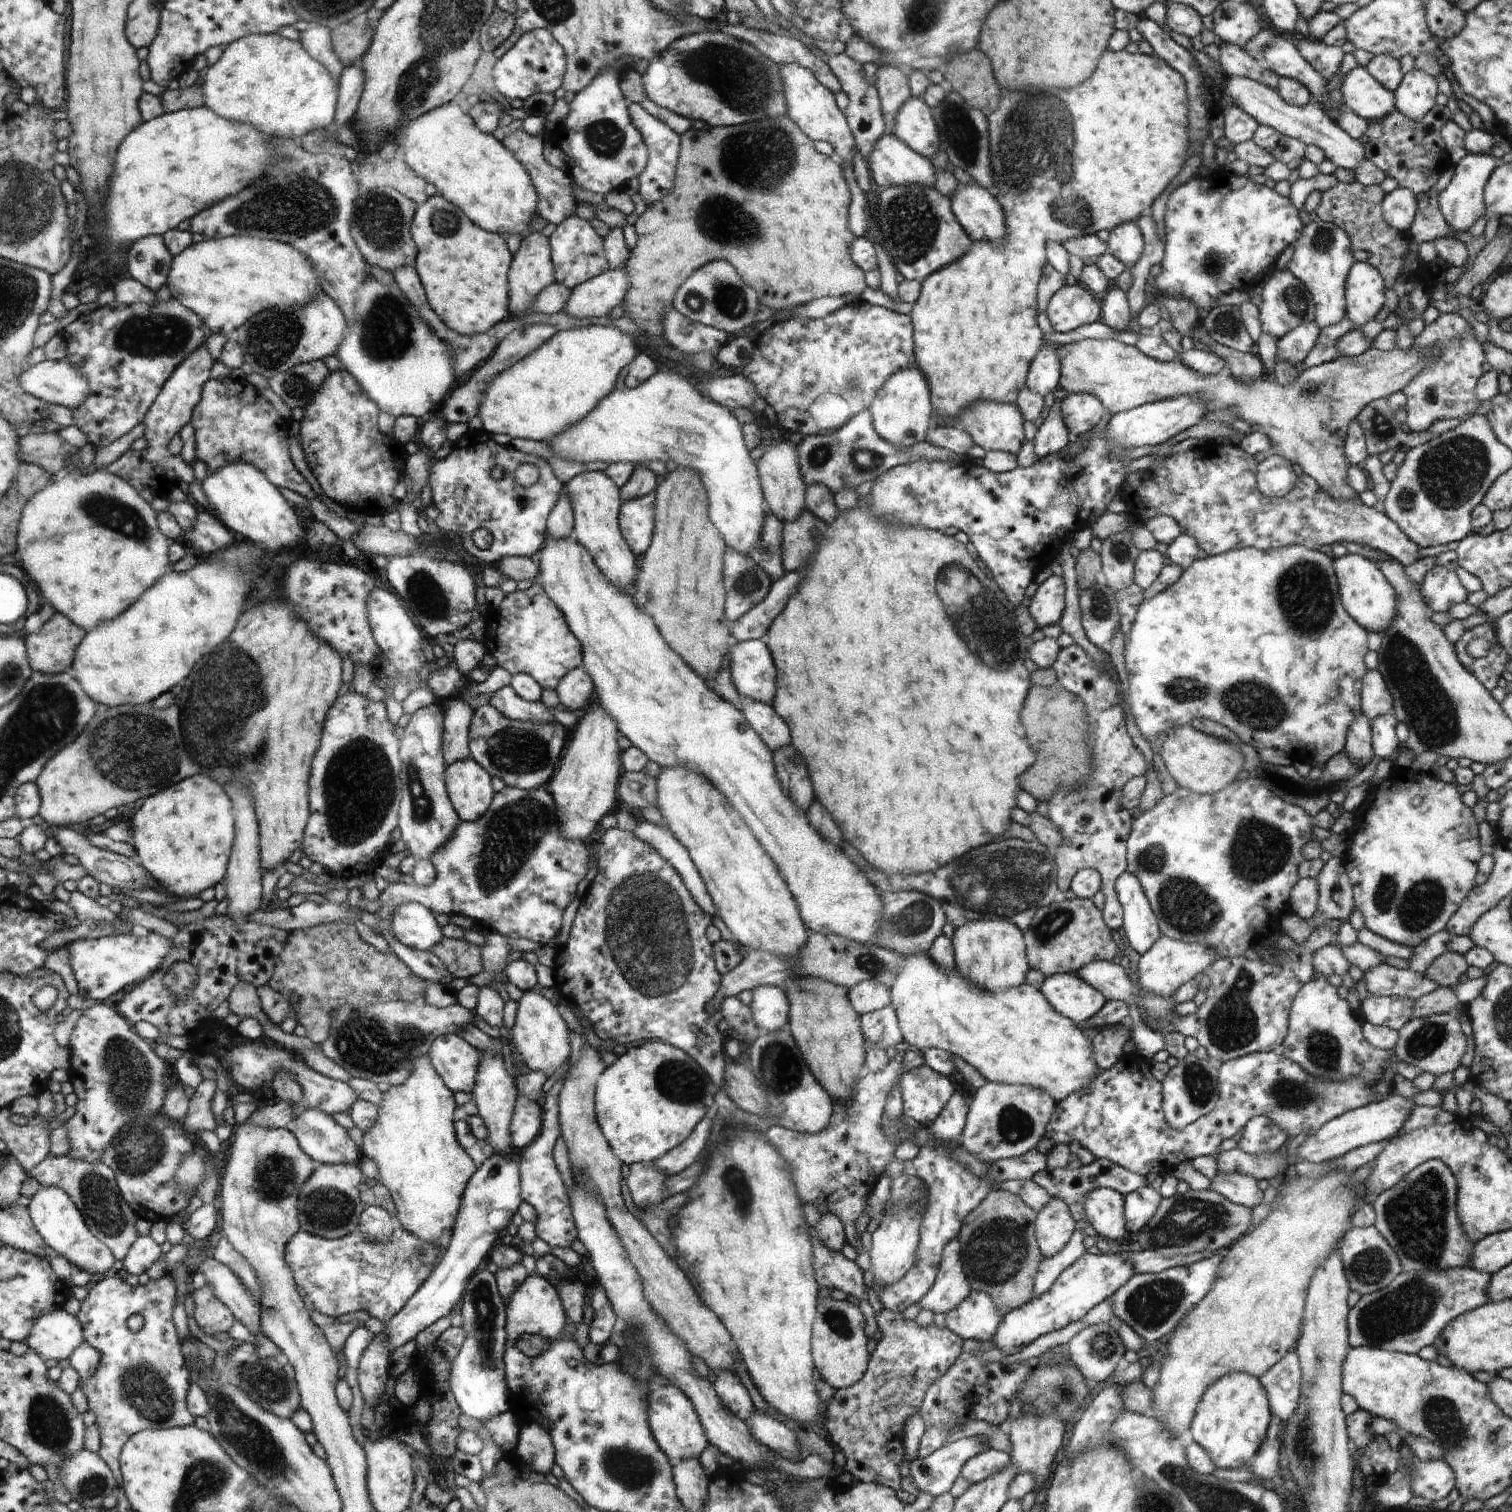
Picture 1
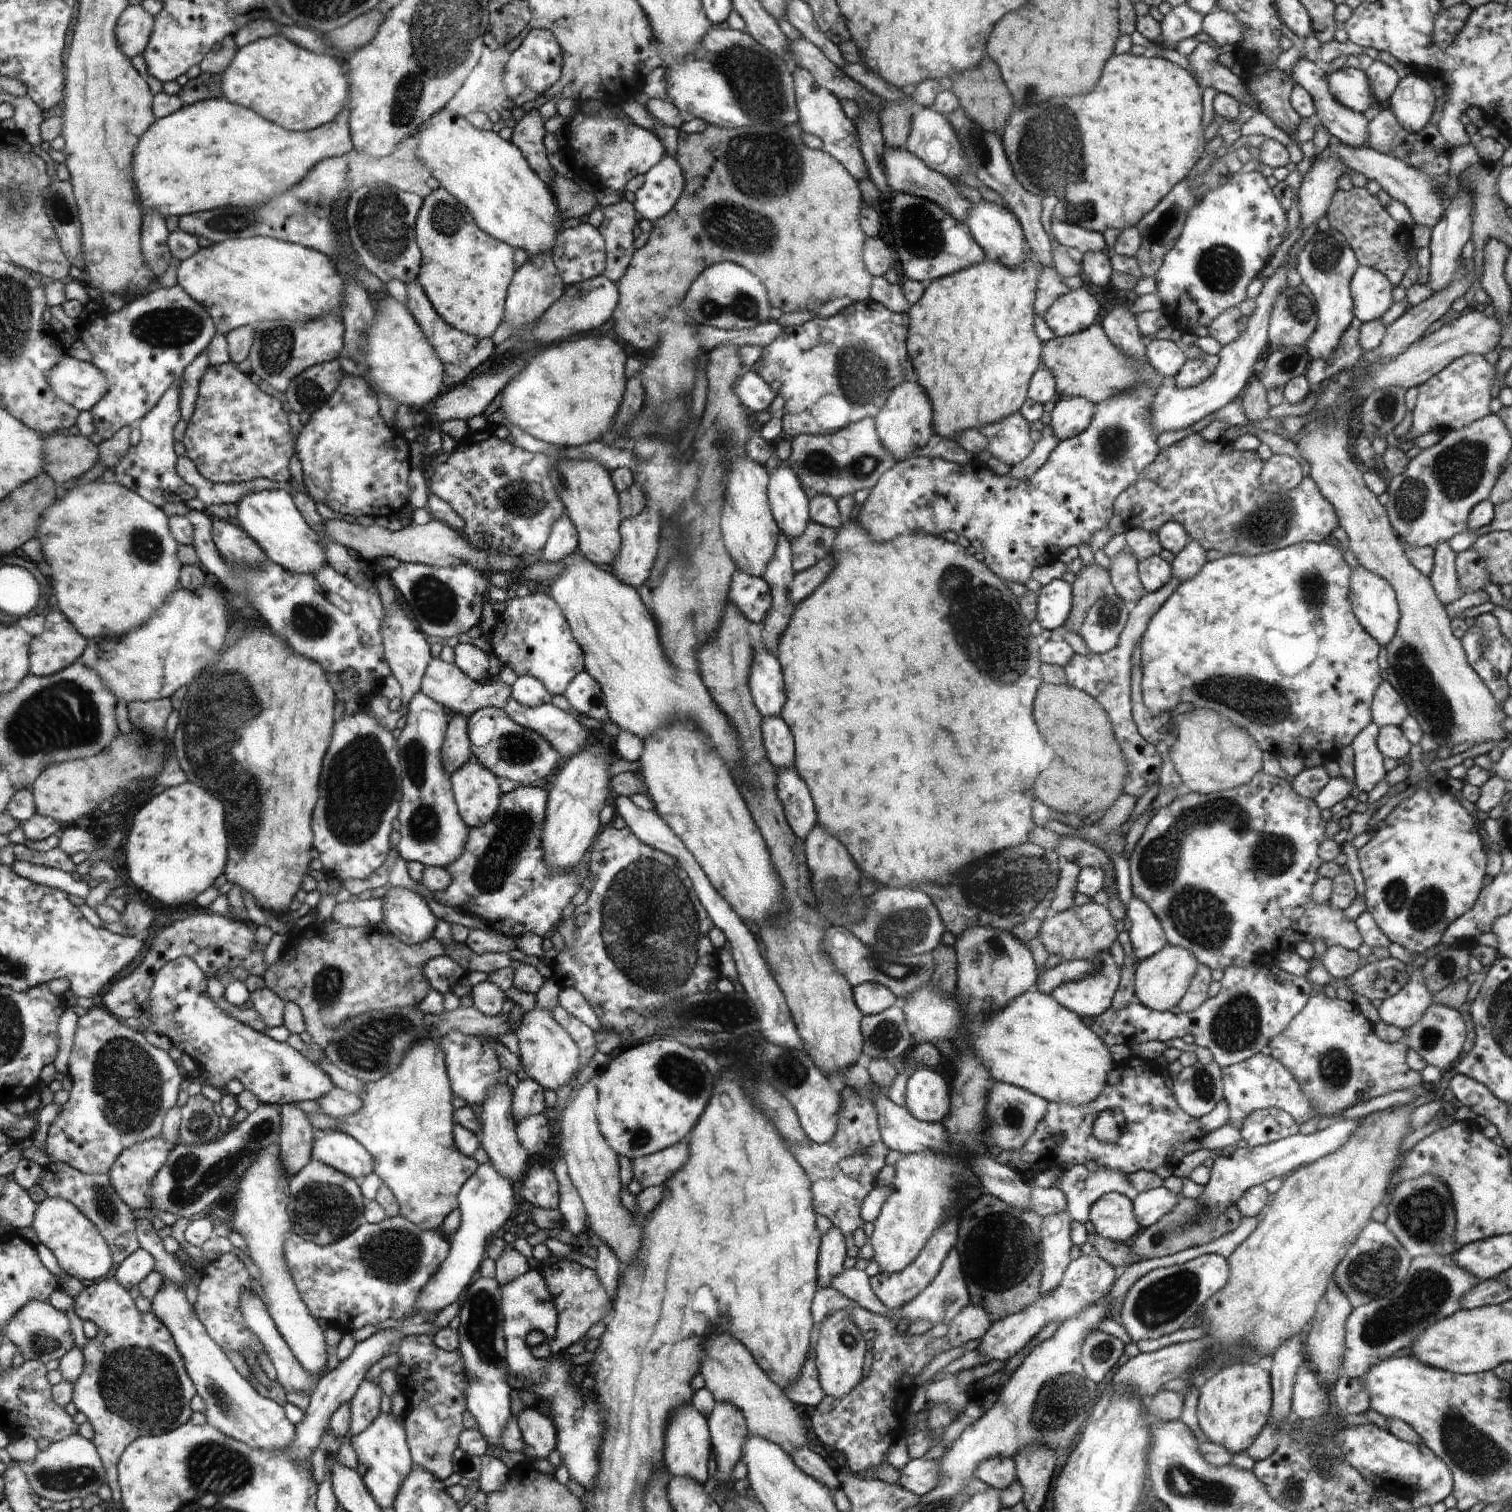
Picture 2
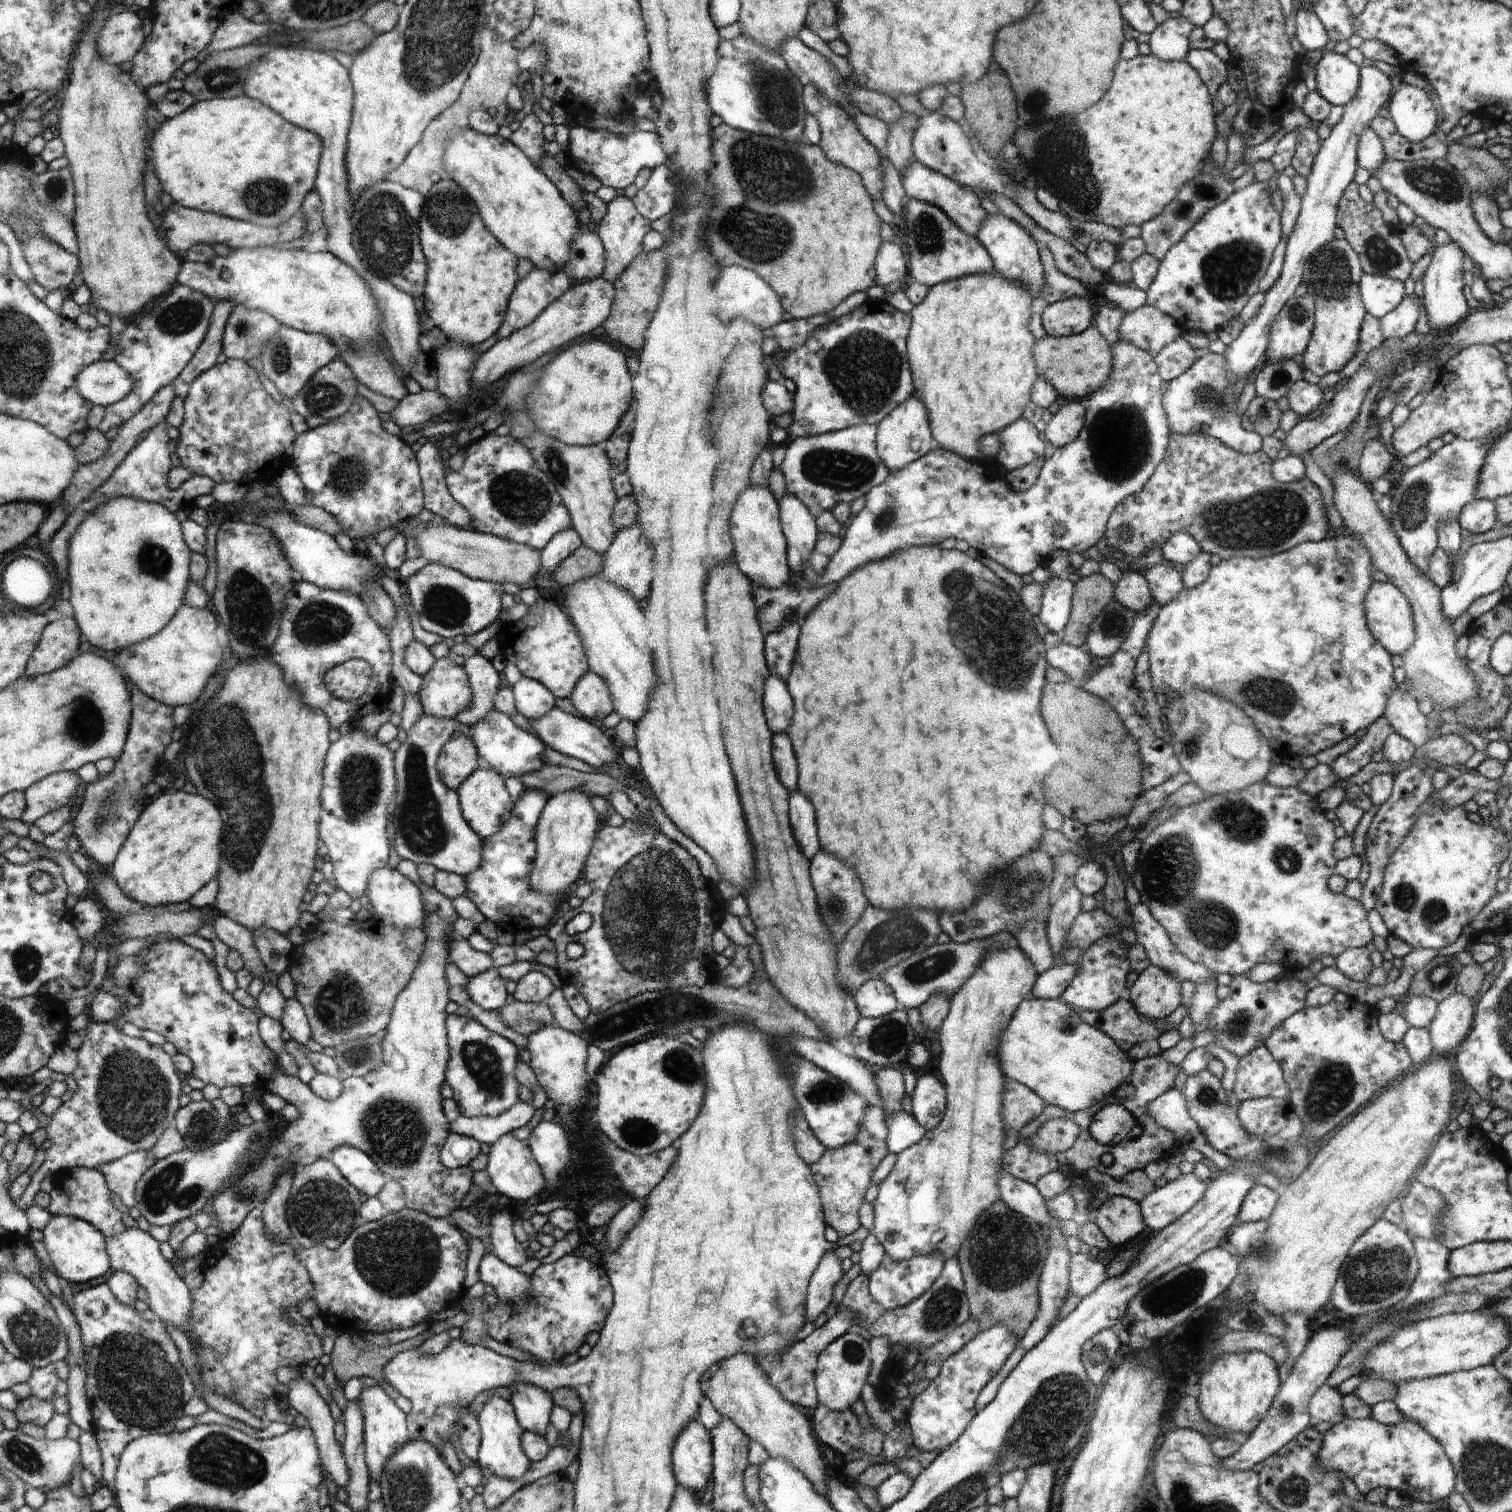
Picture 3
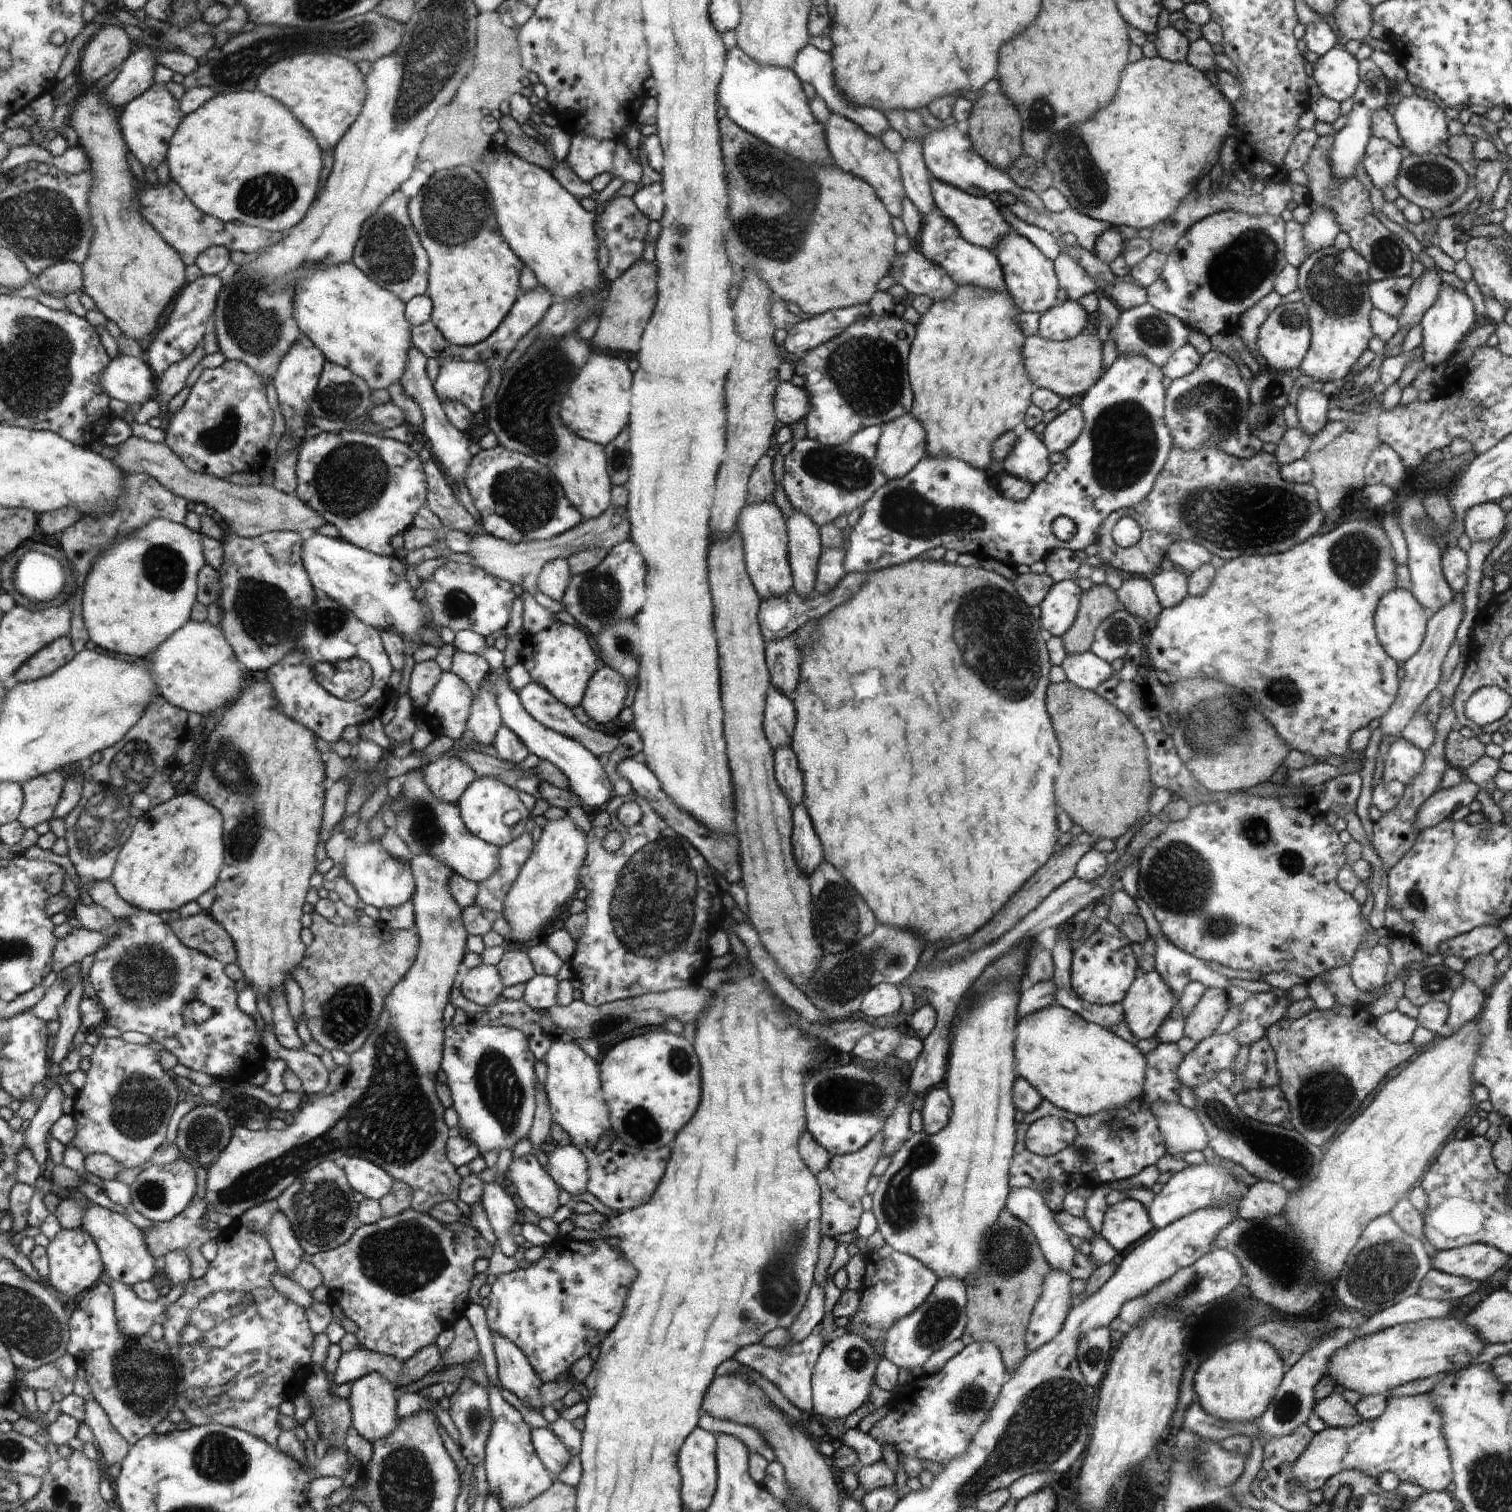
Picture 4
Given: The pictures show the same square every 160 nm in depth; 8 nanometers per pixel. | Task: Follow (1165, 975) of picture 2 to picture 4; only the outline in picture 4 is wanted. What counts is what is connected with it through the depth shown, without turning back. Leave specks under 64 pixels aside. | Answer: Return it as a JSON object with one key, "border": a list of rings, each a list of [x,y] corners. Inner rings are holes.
{"border":[[[1152,970],[1136,976],[1121,1004],[1126,1026],[1140,1041],[1157,1034],[1179,999],[1164,978]]]}

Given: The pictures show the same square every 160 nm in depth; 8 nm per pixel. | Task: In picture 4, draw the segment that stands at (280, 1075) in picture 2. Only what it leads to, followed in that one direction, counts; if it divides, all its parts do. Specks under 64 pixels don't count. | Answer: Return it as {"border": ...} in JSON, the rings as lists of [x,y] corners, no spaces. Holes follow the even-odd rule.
{"border":[[[140,909],[134,916],[123,920],[114,938],[95,955],[90,979],[97,991],[97,999],[108,1012],[110,1026],[122,1032],[139,1031],[151,1036],[154,1042],[162,1044],[186,1068],[205,1073],[229,1087],[230,1082],[244,1082],[258,1072],[258,1066],[262,1066],[258,1060],[258,1048],[262,1044],[260,1032],[256,1032],[254,1018],[238,1008],[235,983],[226,973],[225,966],[206,953],[186,946],[164,922],[161,914]],[[194,1001],[212,1010],[211,1017],[202,1024],[190,1025],[183,1018],[184,1005]]]}

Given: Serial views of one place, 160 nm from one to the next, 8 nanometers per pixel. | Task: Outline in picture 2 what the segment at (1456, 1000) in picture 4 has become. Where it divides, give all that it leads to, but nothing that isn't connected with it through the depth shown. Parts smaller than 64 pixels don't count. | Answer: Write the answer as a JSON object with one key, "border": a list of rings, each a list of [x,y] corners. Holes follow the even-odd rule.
{"border":[[[1432,1003],[1422,1018],[1408,1029],[1406,1040],[1408,1047],[1417,1052],[1427,1064],[1432,1064],[1449,1074],[1462,1054],[1463,1044],[1466,1042],[1466,1025],[1460,1011],[1443,1004]]]}

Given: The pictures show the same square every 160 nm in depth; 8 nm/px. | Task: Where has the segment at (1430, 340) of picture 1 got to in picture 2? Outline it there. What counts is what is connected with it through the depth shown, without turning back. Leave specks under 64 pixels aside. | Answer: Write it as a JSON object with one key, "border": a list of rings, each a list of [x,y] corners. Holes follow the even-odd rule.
{"border":[[[1470,353],[1453,360],[1444,370],[1431,376],[1418,387],[1417,403],[1413,408],[1412,425],[1400,438],[1402,450],[1414,446],[1414,439],[1426,433],[1450,431],[1469,427],[1474,421],[1492,414],[1490,400],[1493,398],[1495,368],[1484,355]]]}

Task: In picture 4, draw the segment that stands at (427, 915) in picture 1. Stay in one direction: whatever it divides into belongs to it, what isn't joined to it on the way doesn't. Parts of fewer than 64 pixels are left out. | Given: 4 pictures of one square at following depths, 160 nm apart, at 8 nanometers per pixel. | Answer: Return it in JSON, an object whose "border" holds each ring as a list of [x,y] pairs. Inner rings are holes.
{"border":[[[357,814],[348,816],[344,822],[336,824],[336,828],[330,834],[330,840],[326,842],[327,858],[333,865],[342,866],[342,874],[348,878],[348,883],[357,890],[358,897],[365,905],[371,905],[378,910],[382,908],[400,908],[408,900],[412,900],[417,890],[416,878],[409,862],[390,856],[389,852],[379,840],[370,838],[368,821],[358,818]]]}

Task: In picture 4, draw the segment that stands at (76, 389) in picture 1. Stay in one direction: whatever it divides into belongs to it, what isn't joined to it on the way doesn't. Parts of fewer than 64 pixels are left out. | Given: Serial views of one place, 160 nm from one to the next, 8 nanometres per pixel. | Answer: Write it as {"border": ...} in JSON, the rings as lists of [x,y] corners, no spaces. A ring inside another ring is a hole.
{"border":[[[119,355],[102,374],[102,386],[112,398],[130,406],[148,404],[156,399],[157,380],[147,359]]]}

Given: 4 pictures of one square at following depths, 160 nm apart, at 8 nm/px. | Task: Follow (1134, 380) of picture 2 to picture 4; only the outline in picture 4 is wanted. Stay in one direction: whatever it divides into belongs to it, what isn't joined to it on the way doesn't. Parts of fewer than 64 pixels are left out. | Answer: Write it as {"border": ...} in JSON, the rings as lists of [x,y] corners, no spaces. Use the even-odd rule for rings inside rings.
{"border":[[[1082,333],[1075,338],[1064,341],[1046,340],[1045,337],[1033,335],[1026,337],[1022,344],[1022,356],[1025,357],[1026,372],[1035,388],[1046,388],[1061,399],[1072,400],[1082,397],[1100,380],[1104,368],[1103,343],[1097,334]]]}

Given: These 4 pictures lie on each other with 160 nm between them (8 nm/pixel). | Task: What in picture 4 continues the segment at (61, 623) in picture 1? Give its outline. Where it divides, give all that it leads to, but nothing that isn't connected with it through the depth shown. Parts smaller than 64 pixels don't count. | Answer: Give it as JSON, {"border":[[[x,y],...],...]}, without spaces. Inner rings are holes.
{"border":[[[72,636],[58,638],[56,642],[50,644],[50,647],[44,648],[29,663],[20,668],[14,681],[33,682],[54,675],[54,672],[72,662],[76,656],[78,652]]]}

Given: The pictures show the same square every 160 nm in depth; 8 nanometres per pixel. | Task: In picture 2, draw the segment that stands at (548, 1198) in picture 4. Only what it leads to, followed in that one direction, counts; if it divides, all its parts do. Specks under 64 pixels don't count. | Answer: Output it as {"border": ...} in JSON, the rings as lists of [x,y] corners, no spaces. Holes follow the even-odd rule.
{"border":[[[507,1084],[494,1088],[495,1092],[482,1104],[483,1114],[480,1127],[482,1128],[483,1138],[480,1144],[488,1154],[490,1164],[496,1172],[507,1178],[512,1184],[522,1181],[528,1172],[528,1150],[518,1140],[517,1123],[512,1116],[512,1097],[513,1089]]]}

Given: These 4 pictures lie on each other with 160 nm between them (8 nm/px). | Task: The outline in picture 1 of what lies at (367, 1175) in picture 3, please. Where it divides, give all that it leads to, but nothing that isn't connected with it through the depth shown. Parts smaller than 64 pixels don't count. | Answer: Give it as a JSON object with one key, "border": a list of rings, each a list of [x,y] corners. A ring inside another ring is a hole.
{"border":[[[305,1109],[298,1118],[291,1122],[288,1130],[300,1142],[301,1149],[318,1164],[357,1164],[362,1158],[360,1147],[349,1136],[340,1124],[332,1120],[332,1116],[320,1110]]]}

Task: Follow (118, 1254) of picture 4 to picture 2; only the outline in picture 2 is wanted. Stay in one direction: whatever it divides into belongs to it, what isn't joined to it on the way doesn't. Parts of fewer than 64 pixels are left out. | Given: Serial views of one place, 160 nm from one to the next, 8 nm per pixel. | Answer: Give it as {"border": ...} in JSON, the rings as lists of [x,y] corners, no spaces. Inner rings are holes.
{"border":[[[164,1278],[157,1295],[151,1300],[151,1311],[169,1328],[186,1361],[188,1373],[206,1404],[206,1424],[254,1448],[281,1451],[293,1443],[297,1428],[286,1420],[284,1407],[277,1401],[260,1395],[236,1371],[224,1349],[209,1335],[195,1308],[188,1304],[180,1285]]]}

